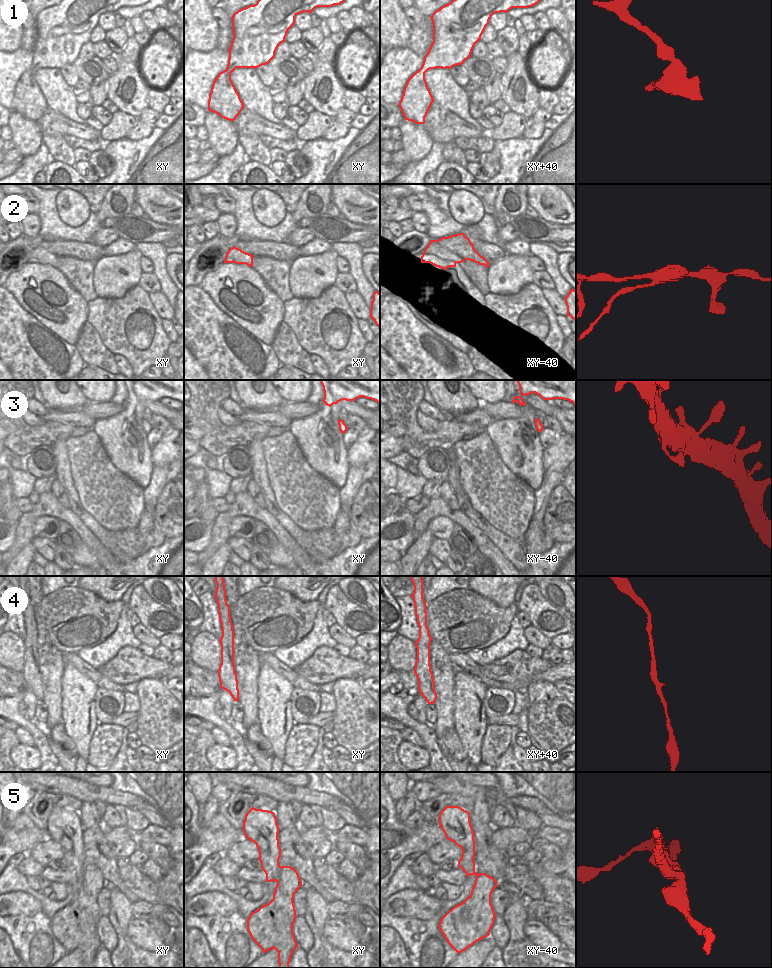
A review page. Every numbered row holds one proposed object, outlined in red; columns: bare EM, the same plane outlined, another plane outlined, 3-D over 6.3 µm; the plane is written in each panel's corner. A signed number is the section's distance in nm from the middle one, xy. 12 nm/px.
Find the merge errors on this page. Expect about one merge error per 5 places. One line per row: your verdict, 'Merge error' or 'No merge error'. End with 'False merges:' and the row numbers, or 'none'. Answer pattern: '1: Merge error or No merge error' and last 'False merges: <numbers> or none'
1: No merge error
2: Merge error
3: No merge error
4: No merge error
5: Merge error
False merges: 2, 5

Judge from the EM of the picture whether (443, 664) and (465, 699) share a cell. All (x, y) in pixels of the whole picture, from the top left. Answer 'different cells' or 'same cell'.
different cells

